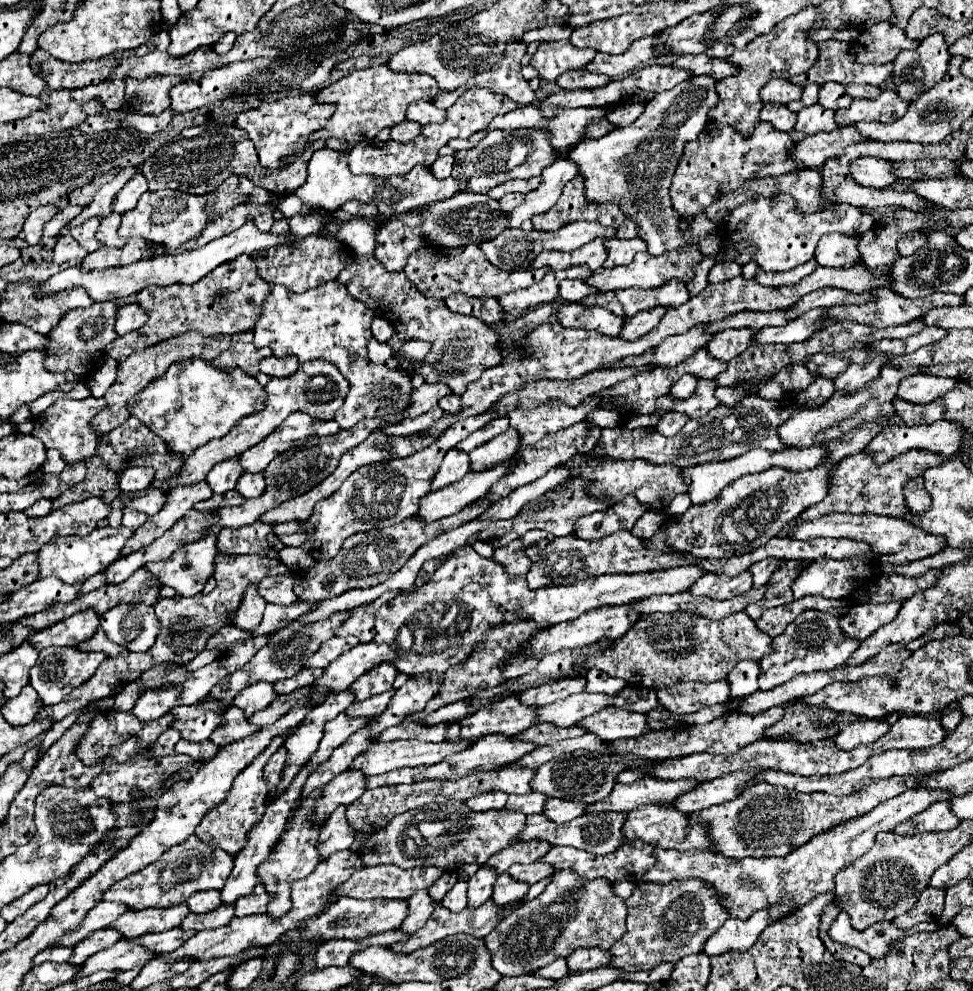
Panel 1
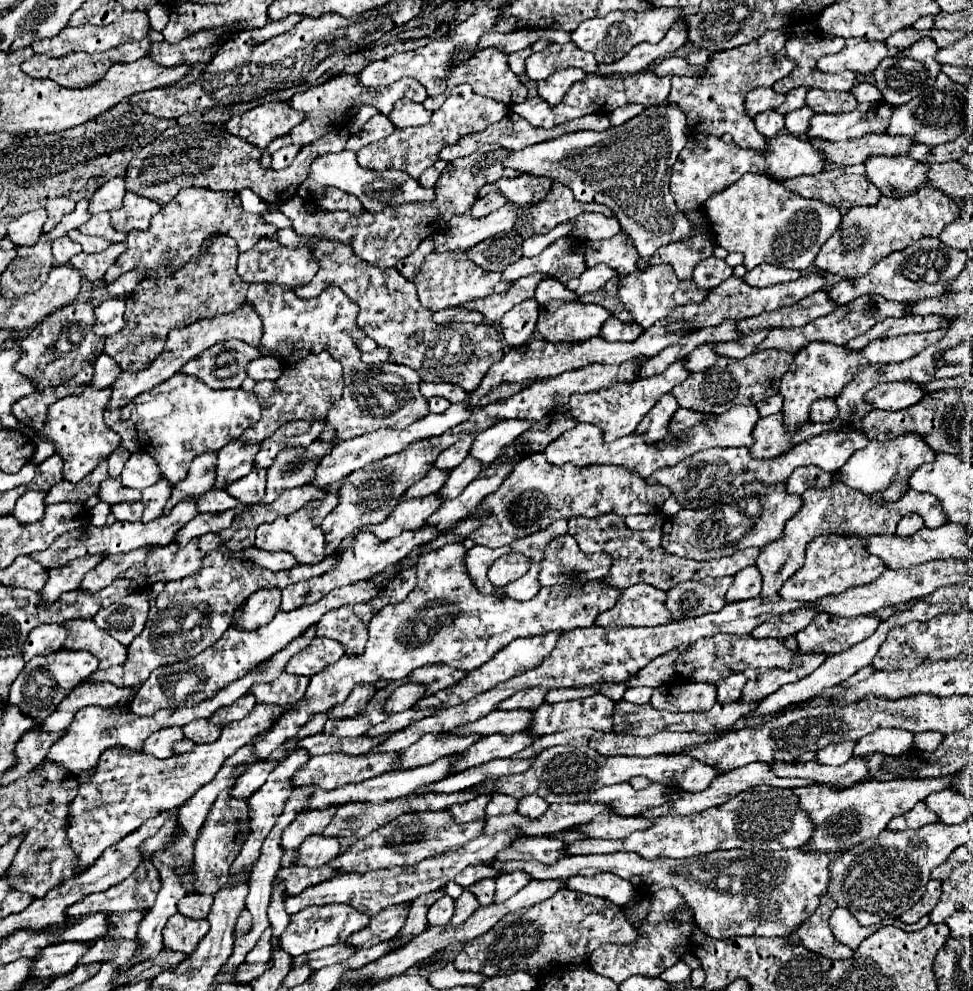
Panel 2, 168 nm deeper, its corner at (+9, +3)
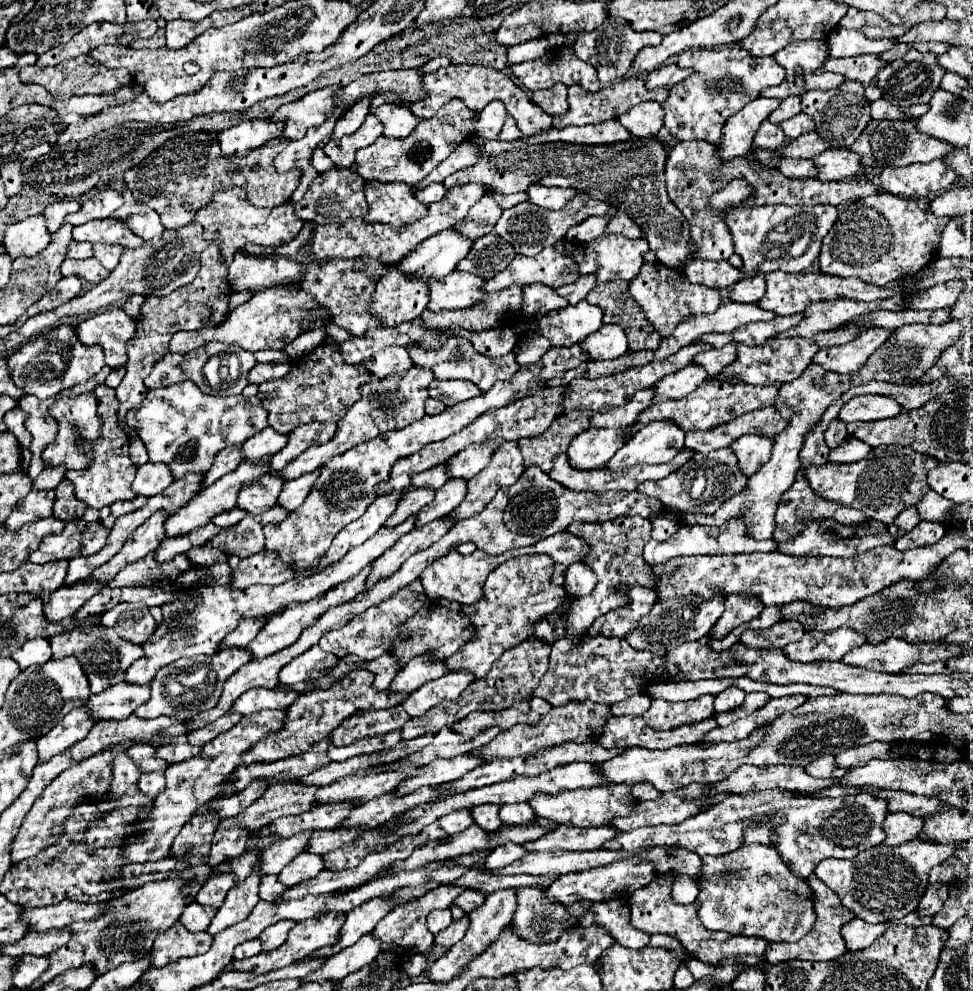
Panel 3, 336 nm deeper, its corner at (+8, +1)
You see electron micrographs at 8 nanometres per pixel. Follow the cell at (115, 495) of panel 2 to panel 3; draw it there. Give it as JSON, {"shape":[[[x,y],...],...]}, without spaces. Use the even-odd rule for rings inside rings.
{"shape":[[[99,384],[93,390],[95,398],[97,398],[97,414],[101,420],[101,434],[95,442],[91,442],[91,450],[93,450],[93,458],[91,458],[91,466],[87,470],[67,470],[67,480],[73,482],[75,486],[75,496],[79,500],[83,500],[87,506],[91,508],[103,508],[103,506],[111,506],[117,500],[131,500],[135,498],[135,494],[131,492],[131,482],[135,478],[137,468],[133,466],[133,462],[129,460],[129,438],[127,434],[117,426],[117,398],[115,398],[115,390]]]}

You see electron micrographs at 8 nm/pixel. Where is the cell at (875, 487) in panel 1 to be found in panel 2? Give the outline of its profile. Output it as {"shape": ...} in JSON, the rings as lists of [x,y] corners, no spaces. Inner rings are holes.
{"shape":[[[832,480],[830,488],[826,490],[816,490],[810,488],[810,492],[802,494],[802,508],[798,514],[794,514],[784,528],[784,534],[780,540],[774,544],[768,544],[766,548],[760,550],[760,556],[756,560],[756,568],[760,570],[764,578],[764,590],[762,590],[762,600],[778,600],[778,588],[782,586],[784,580],[788,580],[804,560],[804,548],[810,540],[822,534],[838,534],[838,536],[878,536],[878,534],[894,534],[894,528],[898,520],[906,514],[920,514],[926,528],[938,528],[948,522],[942,504],[936,496],[926,496],[922,492],[910,490],[902,500],[894,504],[870,504],[862,492],[854,492],[852,488],[846,488],[844,484],[838,484],[838,480]]]}

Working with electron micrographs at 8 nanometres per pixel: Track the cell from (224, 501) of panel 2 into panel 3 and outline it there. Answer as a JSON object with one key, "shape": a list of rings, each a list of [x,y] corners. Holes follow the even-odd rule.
{"shape":[[[231,508],[231,510],[225,510],[225,512],[221,512],[221,514],[217,514],[211,522],[213,524],[217,524],[217,526],[221,526],[221,528],[227,528],[227,526],[233,526],[235,522],[239,522],[239,520],[243,520],[245,518],[245,510],[241,510],[241,508]]]}

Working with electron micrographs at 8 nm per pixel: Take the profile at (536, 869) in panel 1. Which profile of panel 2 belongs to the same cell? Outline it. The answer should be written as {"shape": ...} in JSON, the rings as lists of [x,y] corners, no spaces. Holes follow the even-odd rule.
{"shape":[[[512,872],[510,876],[498,876],[496,878],[494,904],[506,902],[510,896],[514,896],[514,892],[518,892],[520,888],[524,888],[528,882],[530,880],[526,880],[526,876],[522,876],[522,872]]]}

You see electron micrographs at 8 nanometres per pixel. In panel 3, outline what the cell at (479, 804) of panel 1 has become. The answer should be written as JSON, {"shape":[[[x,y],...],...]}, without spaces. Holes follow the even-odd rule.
{"shape":[[[455,810],[455,812],[447,814],[447,816],[443,816],[439,820],[439,824],[449,836],[453,836],[453,834],[457,834],[457,832],[461,832],[461,830],[465,830],[465,828],[469,828],[473,824],[471,810]]]}

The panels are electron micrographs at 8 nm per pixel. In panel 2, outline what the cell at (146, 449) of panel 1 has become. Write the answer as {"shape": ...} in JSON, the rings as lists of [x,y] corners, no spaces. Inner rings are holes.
{"shape":[[[162,478],[152,488],[142,490],[142,502],[144,502],[142,522],[150,522],[150,520],[156,520],[158,516],[162,516],[162,510],[170,498],[170,490],[172,490],[172,486],[166,478]]]}

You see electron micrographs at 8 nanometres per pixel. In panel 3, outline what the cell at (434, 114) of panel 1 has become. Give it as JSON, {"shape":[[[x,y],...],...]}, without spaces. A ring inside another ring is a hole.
{"shape":[[[383,104],[371,110],[371,114],[375,114],[381,120],[381,124],[385,126],[383,134],[389,138],[405,138],[421,122],[421,118],[411,114],[407,106],[395,106],[395,104]]]}

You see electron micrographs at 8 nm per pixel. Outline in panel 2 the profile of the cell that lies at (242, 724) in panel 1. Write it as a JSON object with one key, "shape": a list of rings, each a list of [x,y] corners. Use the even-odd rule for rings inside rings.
{"shape":[[[194,720],[194,724],[186,724],[182,730],[184,738],[192,740],[194,744],[212,744],[220,736],[220,728],[208,720]]]}

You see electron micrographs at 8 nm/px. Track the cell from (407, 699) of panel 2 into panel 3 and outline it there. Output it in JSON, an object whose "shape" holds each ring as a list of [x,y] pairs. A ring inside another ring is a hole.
{"shape":[[[449,672],[435,682],[427,682],[427,686],[421,686],[415,690],[415,694],[409,694],[401,706],[409,716],[425,714],[429,708],[441,704],[443,700],[457,698],[473,680],[475,676],[471,672]]]}

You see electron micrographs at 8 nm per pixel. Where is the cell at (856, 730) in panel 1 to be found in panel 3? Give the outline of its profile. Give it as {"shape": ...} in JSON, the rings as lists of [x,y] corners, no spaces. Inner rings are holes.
{"shape":[[[819,756],[815,762],[811,762],[809,766],[805,766],[805,770],[807,770],[807,774],[811,774],[811,776],[815,776],[815,778],[829,778],[831,776],[831,772],[835,770],[837,766],[835,766],[835,756]]]}

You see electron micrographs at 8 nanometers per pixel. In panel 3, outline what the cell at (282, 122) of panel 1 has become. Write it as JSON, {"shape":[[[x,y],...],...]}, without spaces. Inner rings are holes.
{"shape":[[[255,118],[241,122],[229,130],[223,130],[217,136],[217,140],[223,156],[231,156],[231,154],[245,156],[249,150],[267,144],[271,138],[279,138],[281,132],[283,132],[283,122]]]}

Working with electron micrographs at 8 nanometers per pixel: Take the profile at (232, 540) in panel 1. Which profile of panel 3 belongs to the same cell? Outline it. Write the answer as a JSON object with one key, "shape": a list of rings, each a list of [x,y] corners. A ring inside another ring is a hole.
{"shape":[[[207,544],[197,546],[197,548],[191,548],[191,550],[187,552],[187,556],[189,556],[191,562],[197,564],[197,566],[211,566],[211,564],[217,562],[217,550],[215,550],[213,546],[207,546]]]}

